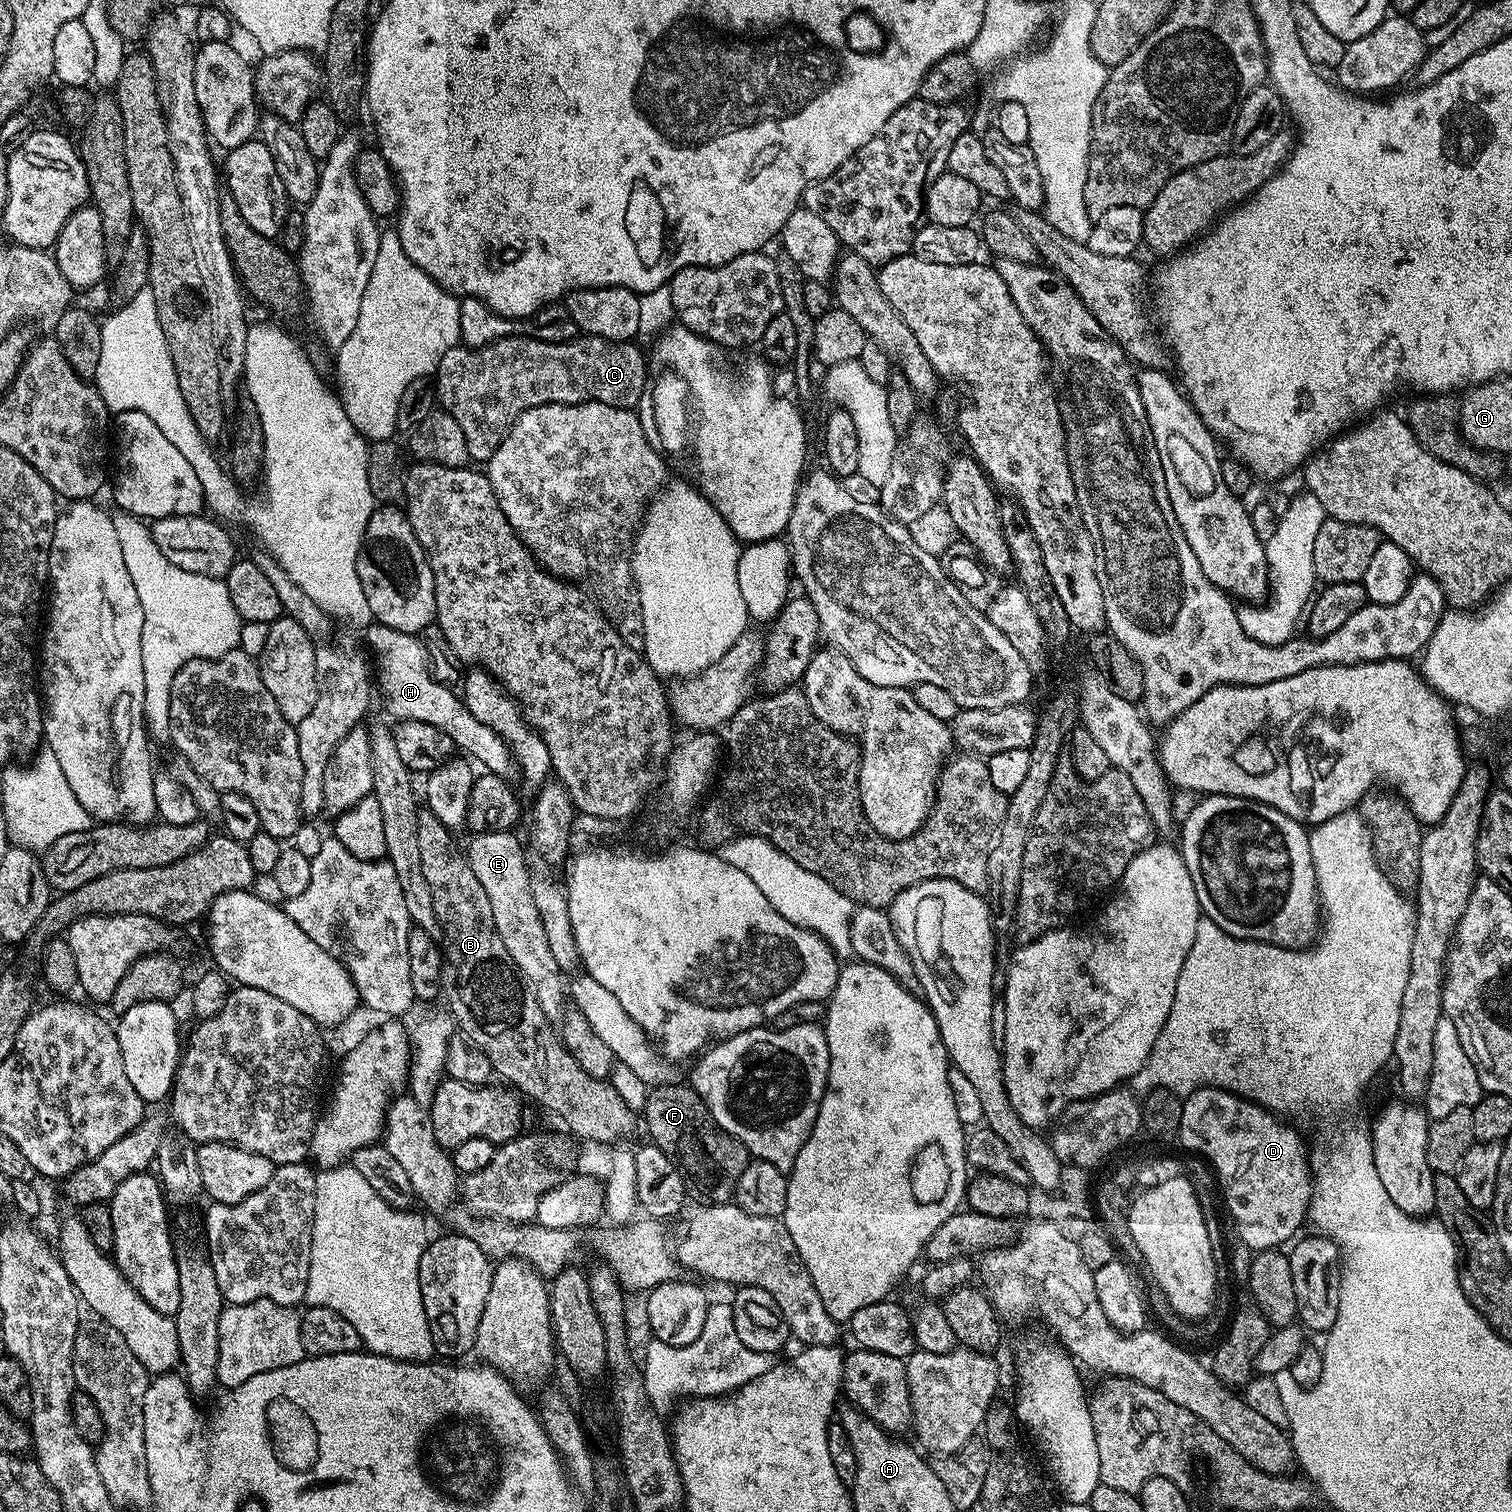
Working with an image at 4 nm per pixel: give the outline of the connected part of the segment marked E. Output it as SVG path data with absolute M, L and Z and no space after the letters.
M511 831L475 833L466 847L466 857L475 877L482 882L482 887L490 898L491 909L494 910L494 926L542 1008L545 1021L556 1022L566 1011L566 978L558 962L554 962L554 954L550 954L550 942L546 942L546 930L532 893L530 867L524 861L519 838L512 835L516 834Z

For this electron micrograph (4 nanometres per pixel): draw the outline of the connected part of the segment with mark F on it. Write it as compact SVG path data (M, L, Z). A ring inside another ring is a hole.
M673 1082L657 1083L648 1088L645 1108L642 1111L642 1124L648 1127L647 1139L656 1144L684 1173L685 1185L697 1196L704 1200L705 1205L726 1204L733 1199L736 1183L750 1161L749 1154L730 1134L726 1134L712 1121L707 1106L698 1098L698 1094L687 1083L672 1084Z

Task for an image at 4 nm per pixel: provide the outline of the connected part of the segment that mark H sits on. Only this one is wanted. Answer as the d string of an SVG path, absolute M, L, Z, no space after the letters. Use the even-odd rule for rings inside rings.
M374 622L365 629L364 635L376 658L374 668L378 670L384 706L394 719L427 722L430 726L436 726L449 735L453 747L466 752L464 754L471 759L476 758L487 771L508 783L519 779L520 767L512 760L508 744L494 730L478 722L478 718L474 718L457 693L455 695L448 687L432 678L426 654L413 633L394 630Z

